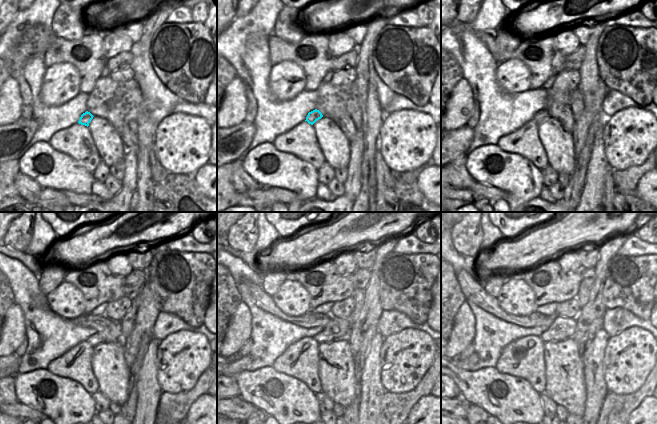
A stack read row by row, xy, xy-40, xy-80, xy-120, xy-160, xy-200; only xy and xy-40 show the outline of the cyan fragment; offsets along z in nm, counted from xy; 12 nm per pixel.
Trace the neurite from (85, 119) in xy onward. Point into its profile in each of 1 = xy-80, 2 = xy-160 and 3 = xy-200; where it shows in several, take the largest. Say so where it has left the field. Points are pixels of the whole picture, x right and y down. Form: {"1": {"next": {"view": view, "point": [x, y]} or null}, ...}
{"1": {"next": {"view": "xy-80", "point": [542, 115]}}, "2": {"next": {"view": "xy-160", "point": [338, 329]}}, "3": {"next": {"view": "xy-200", "point": [562, 328]}}}

